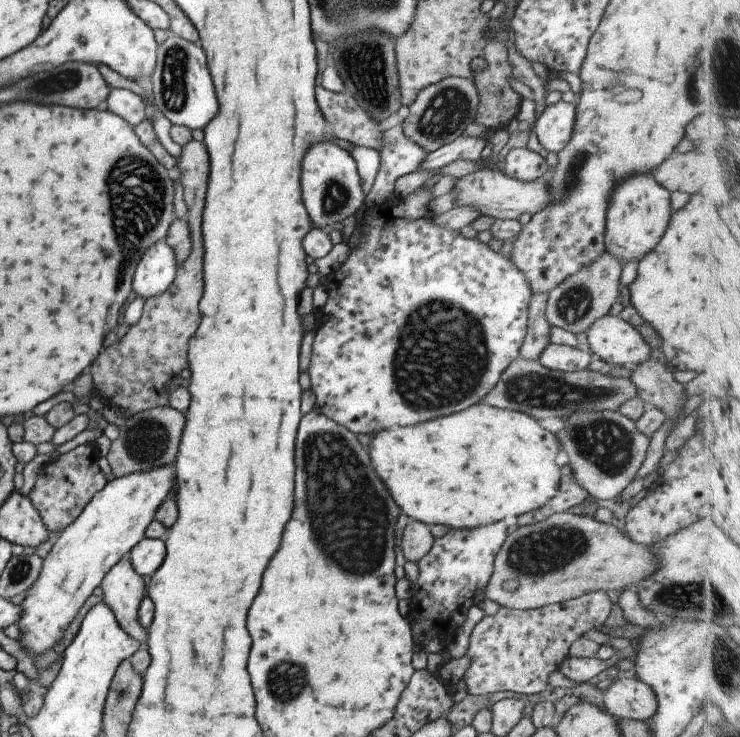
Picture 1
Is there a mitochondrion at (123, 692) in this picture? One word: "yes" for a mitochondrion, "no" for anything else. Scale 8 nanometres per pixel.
yes

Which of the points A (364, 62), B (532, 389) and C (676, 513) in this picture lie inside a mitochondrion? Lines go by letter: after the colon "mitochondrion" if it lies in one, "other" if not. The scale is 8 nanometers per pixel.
A: mitochondrion
B: mitochondrion
C: other

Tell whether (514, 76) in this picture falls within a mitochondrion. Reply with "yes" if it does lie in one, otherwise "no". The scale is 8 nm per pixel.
no

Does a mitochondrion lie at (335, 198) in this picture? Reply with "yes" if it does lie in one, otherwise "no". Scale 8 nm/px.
yes

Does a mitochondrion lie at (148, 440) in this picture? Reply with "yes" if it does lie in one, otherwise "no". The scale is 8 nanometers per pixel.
yes

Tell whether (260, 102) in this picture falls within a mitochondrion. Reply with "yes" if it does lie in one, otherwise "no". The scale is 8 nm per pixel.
no

